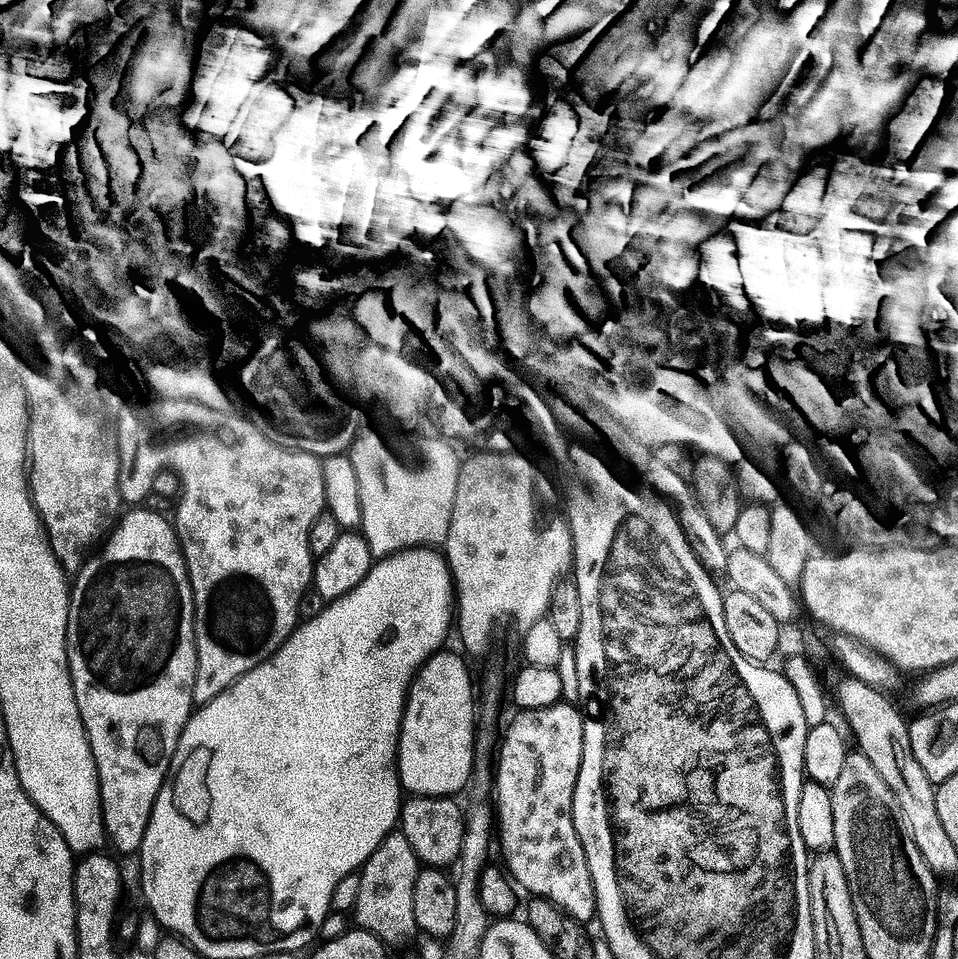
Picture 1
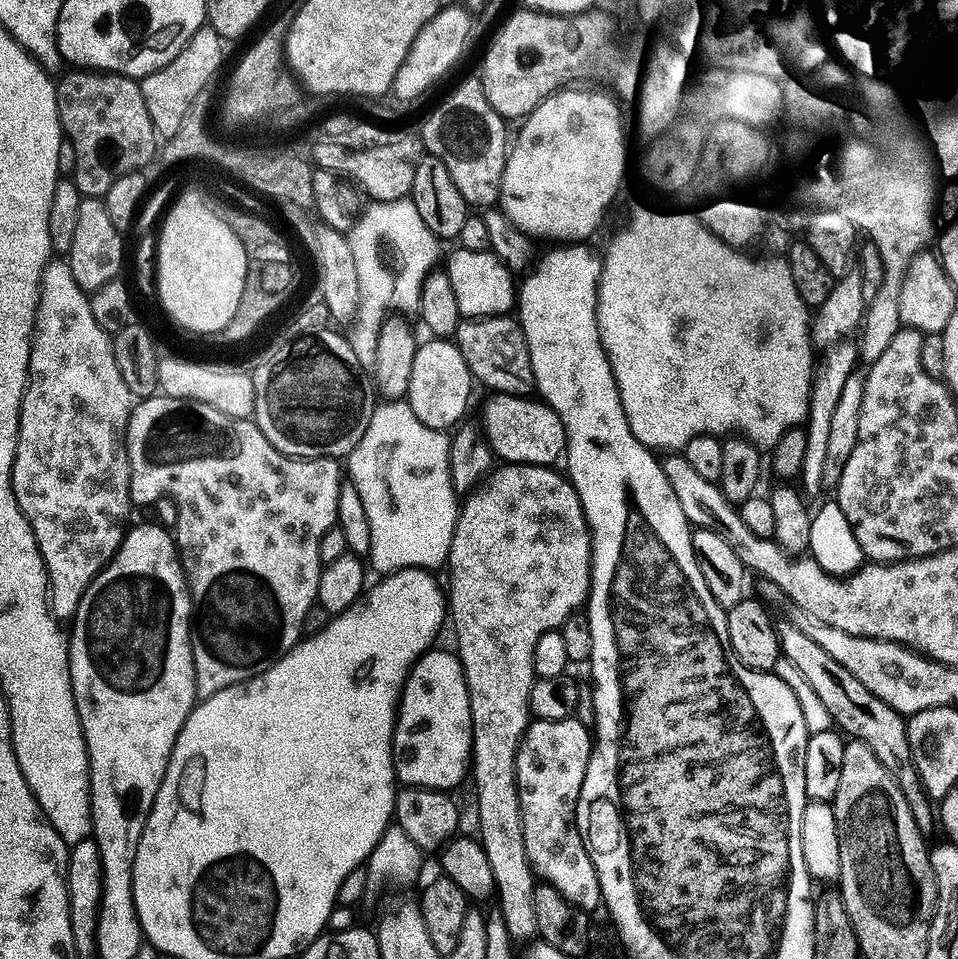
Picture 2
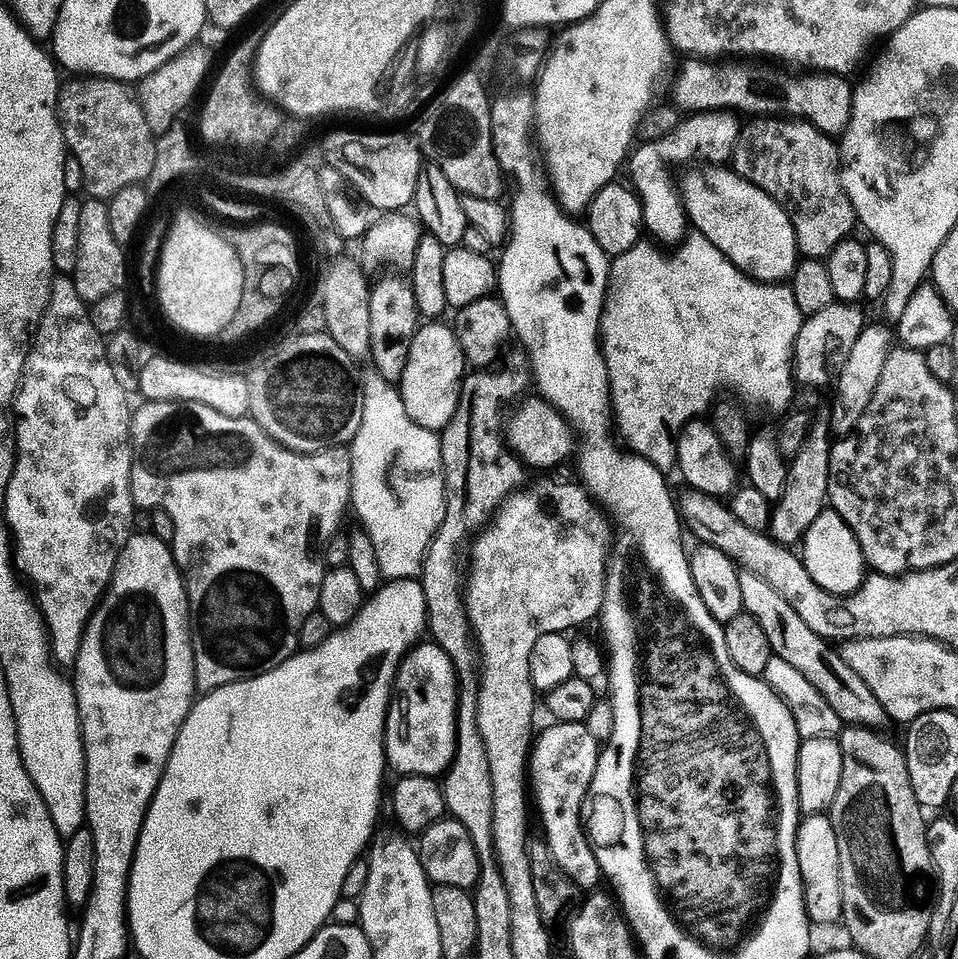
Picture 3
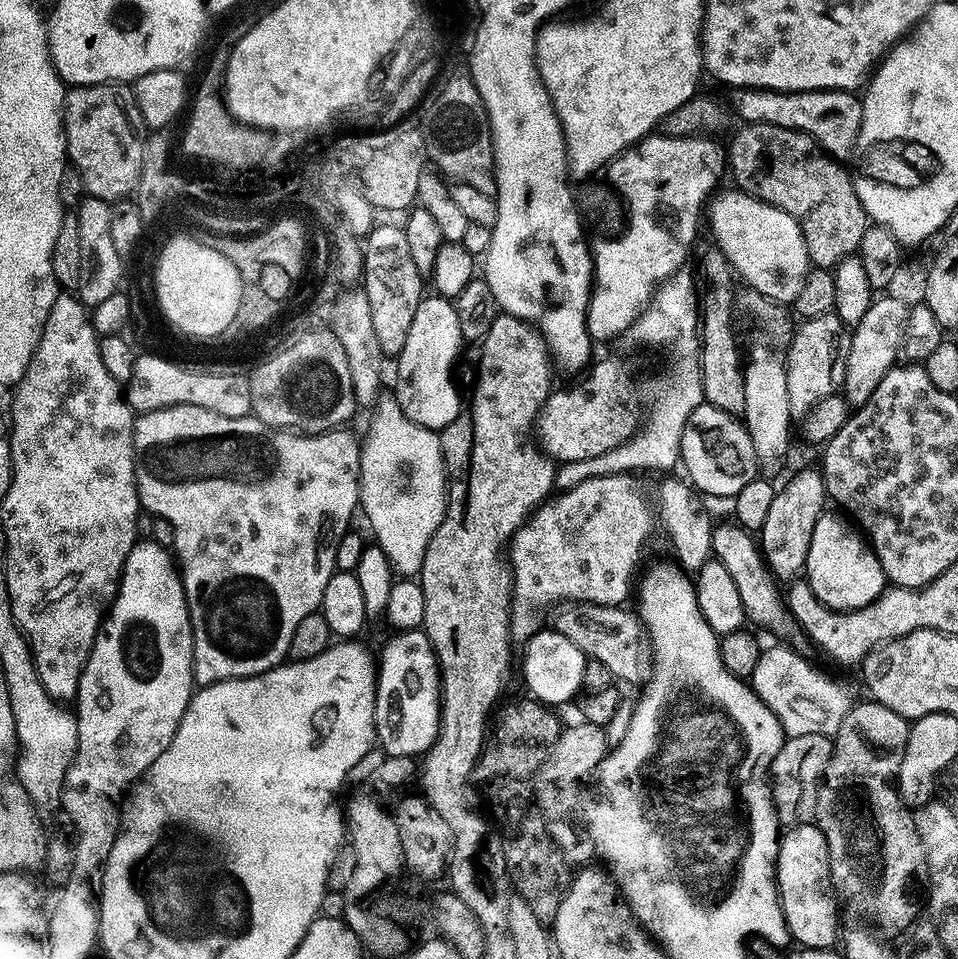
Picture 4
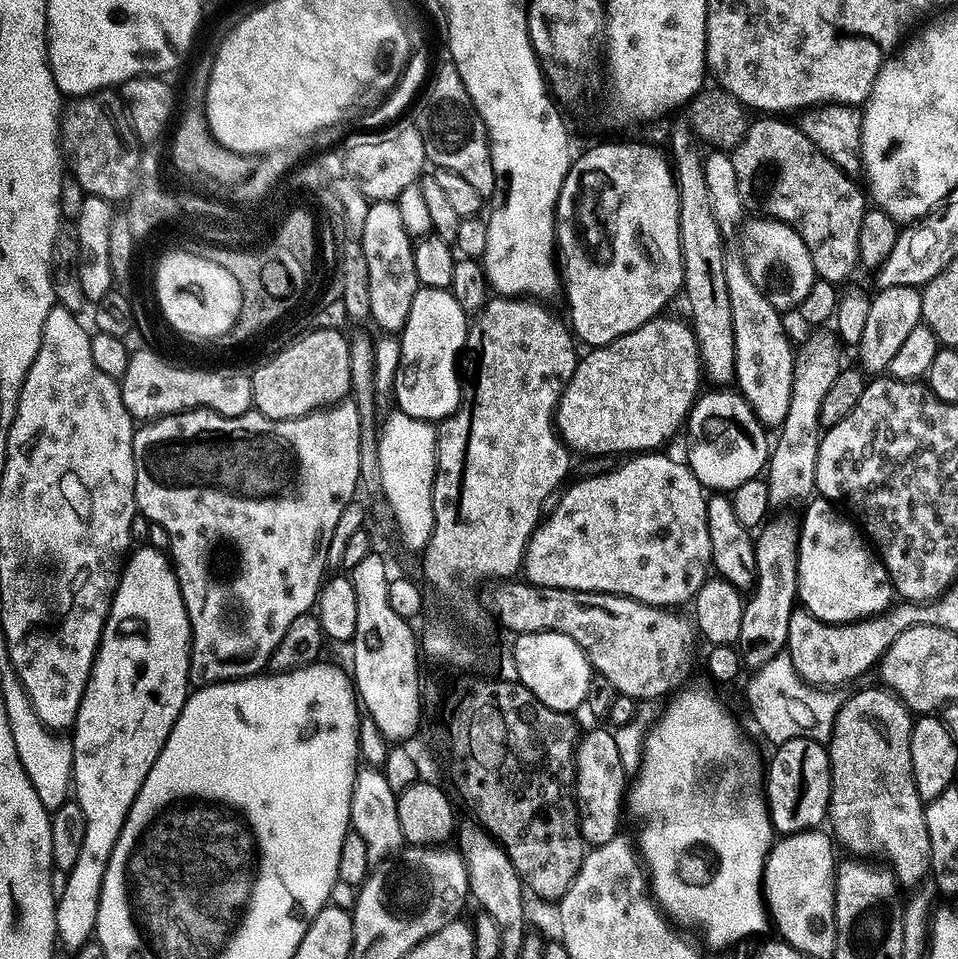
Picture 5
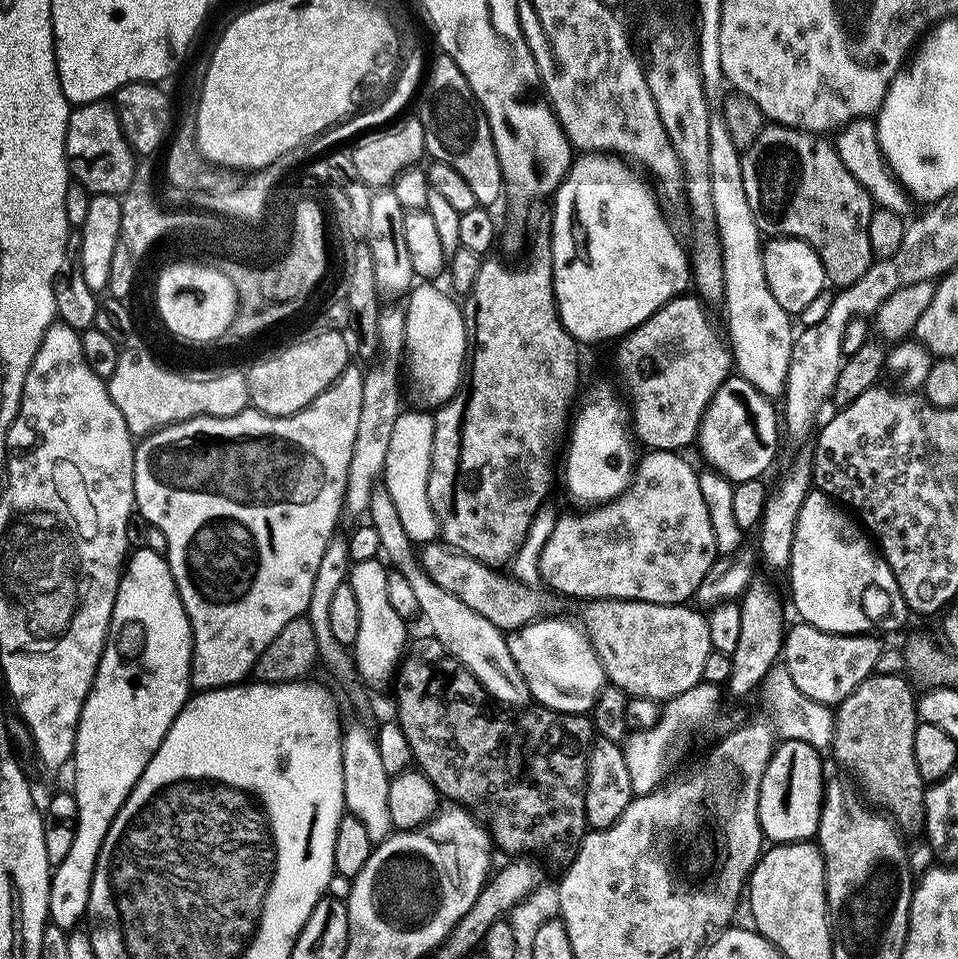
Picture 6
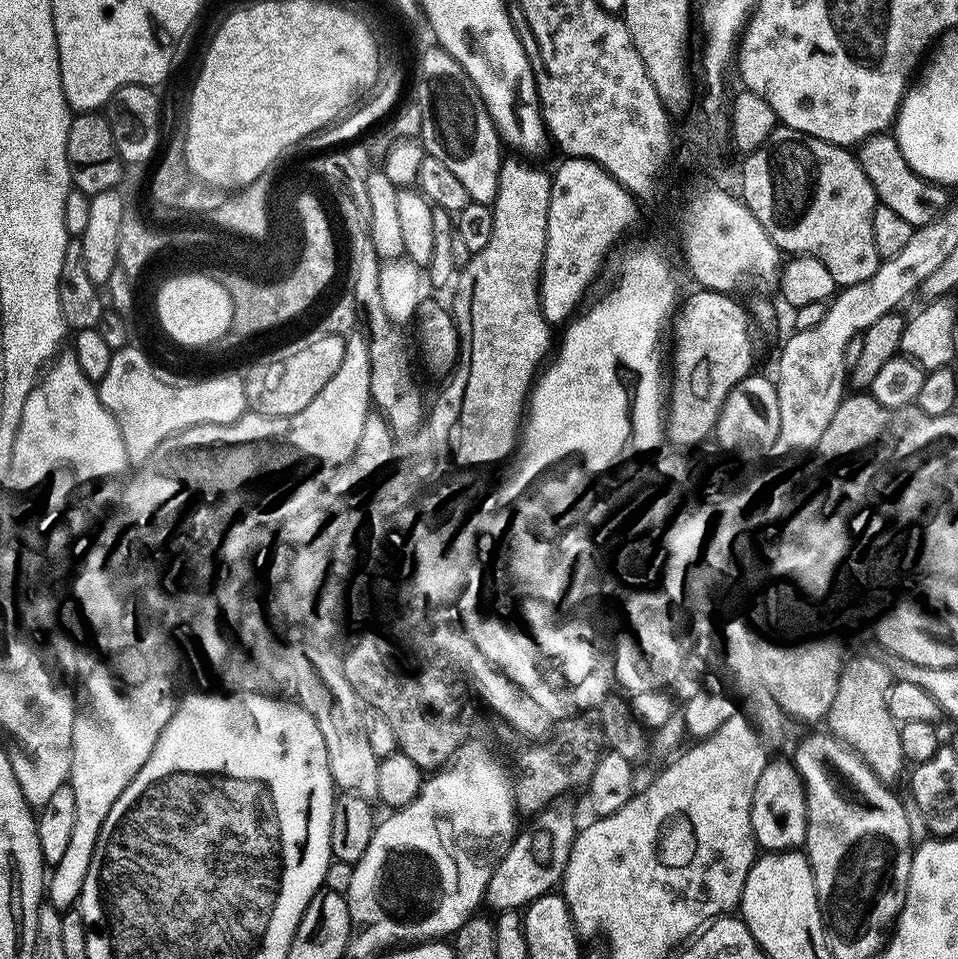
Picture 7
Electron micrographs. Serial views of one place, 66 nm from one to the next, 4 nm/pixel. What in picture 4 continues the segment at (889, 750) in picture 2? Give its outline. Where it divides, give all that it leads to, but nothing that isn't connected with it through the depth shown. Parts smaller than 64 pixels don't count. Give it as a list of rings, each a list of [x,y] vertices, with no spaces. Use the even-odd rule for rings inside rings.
[[[735,522],[717,523],[712,533],[712,555],[716,562],[726,568],[730,577],[734,578],[734,583],[738,586],[739,597],[742,598],[745,607],[745,614],[752,624],[754,622],[760,628],[769,628],[777,636],[776,640],[780,642],[792,642],[790,640],[796,635],[798,637],[801,635],[802,629],[797,624],[792,611],[788,609],[781,592],[779,594],[779,585],[769,571],[757,537],[753,533],[741,528]]]

